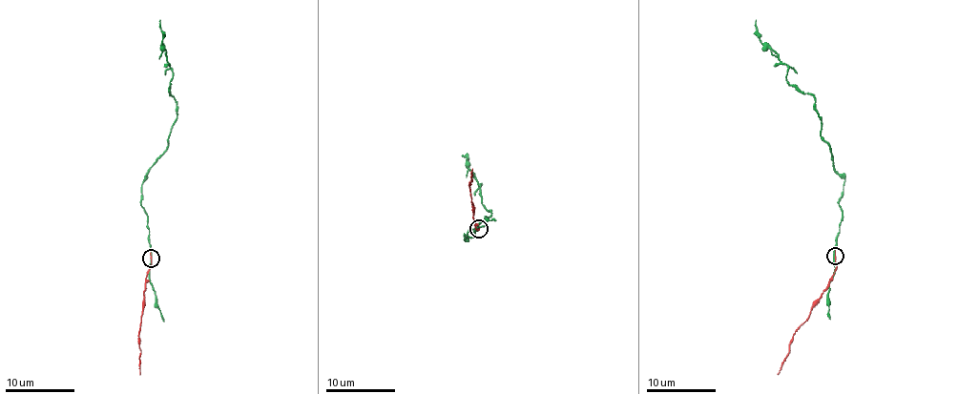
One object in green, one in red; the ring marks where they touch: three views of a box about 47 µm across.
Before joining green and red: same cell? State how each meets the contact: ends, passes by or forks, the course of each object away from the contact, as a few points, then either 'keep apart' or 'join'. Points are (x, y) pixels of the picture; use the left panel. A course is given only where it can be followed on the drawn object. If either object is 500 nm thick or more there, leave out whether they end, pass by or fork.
green passes by; red ends there; green runs (151, 259), (143, 182), (161, 155), (177, 119), (177, 102), (169, 93), (172, 68), (158, 20); red runs (151, 259), (138, 336), (139, 375); keep apart

